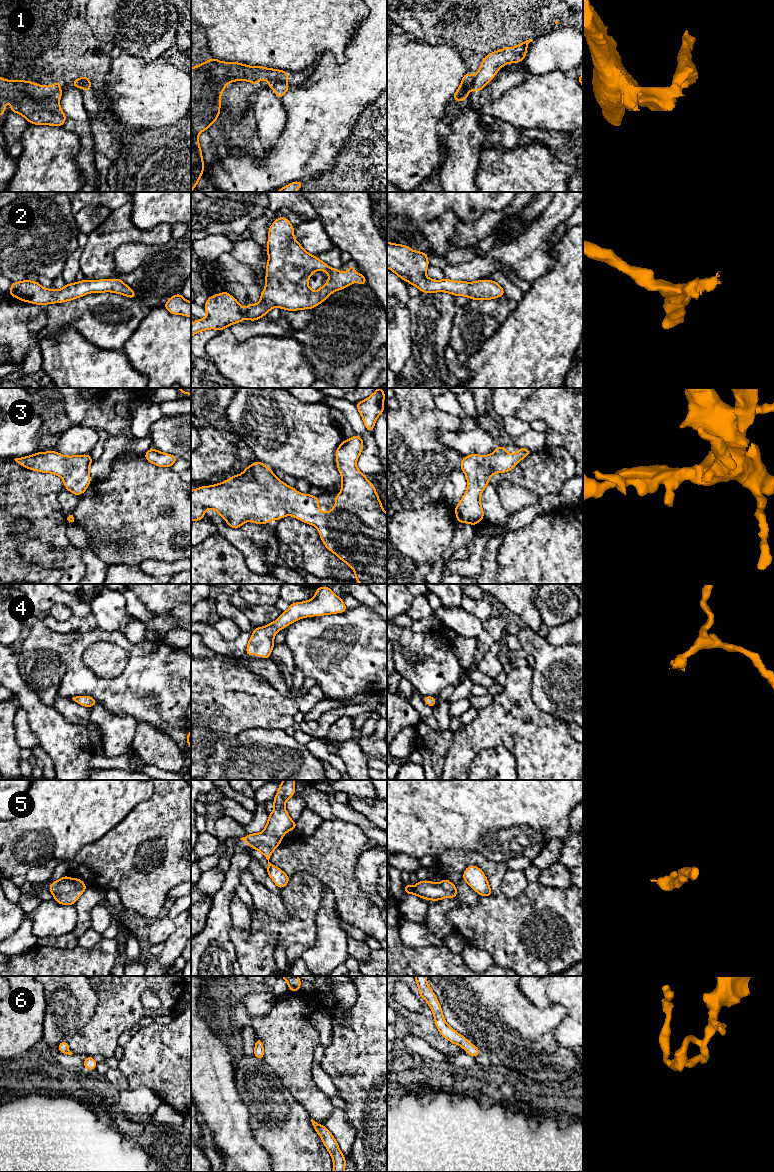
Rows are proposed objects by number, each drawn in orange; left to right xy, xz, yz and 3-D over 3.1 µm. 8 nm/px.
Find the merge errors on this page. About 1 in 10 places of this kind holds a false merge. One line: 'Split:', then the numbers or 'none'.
Split: 1

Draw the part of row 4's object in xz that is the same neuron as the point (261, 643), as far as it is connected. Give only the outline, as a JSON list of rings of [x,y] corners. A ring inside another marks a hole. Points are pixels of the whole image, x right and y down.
[[[319,586],[311,600],[291,603],[276,621],[254,628],[245,654],[260,655],[261,659],[268,659],[275,646],[274,635],[281,629],[302,618],[342,613],[347,609],[342,598],[335,595],[329,586]]]

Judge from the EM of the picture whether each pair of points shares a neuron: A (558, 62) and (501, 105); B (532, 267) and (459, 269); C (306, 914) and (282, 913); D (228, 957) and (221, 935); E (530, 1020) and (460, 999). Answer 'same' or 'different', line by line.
A: different
B: same
C: different
D: same
E: same

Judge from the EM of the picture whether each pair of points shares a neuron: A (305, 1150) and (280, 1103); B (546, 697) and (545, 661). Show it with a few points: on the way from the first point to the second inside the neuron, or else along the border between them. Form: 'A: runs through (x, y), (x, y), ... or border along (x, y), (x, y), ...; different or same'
A: runs through (293, 1138), (280, 1124), (280, 1115); same
B: runs through (546, 688), (546, 670); same

